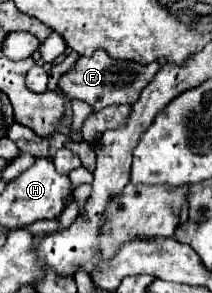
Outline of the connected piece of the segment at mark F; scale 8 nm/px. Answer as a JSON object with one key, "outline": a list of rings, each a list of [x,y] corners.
{"outline":[[[96,50],[92,56],[80,56],[76,64],[66,74],[62,74],[58,88],[66,98],[82,100],[90,104],[94,110],[102,110],[112,104],[134,104],[138,100],[138,94],[154,78],[162,64],[164,62],[158,60],[148,66],[142,66],[128,60],[114,60],[104,50]]]}

